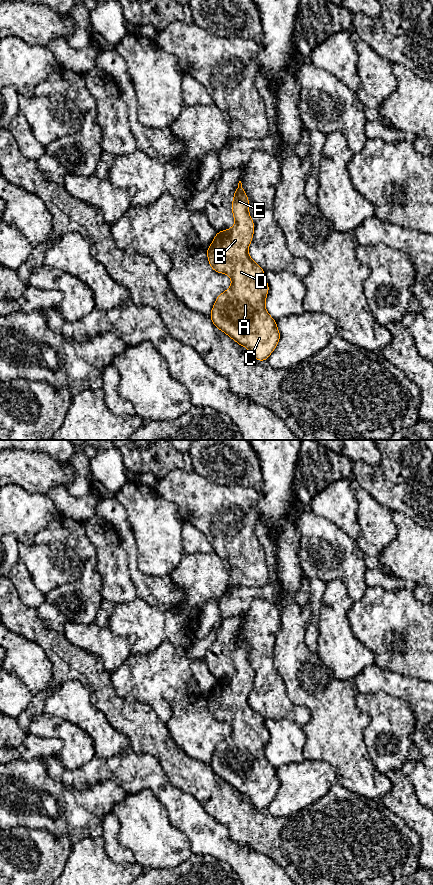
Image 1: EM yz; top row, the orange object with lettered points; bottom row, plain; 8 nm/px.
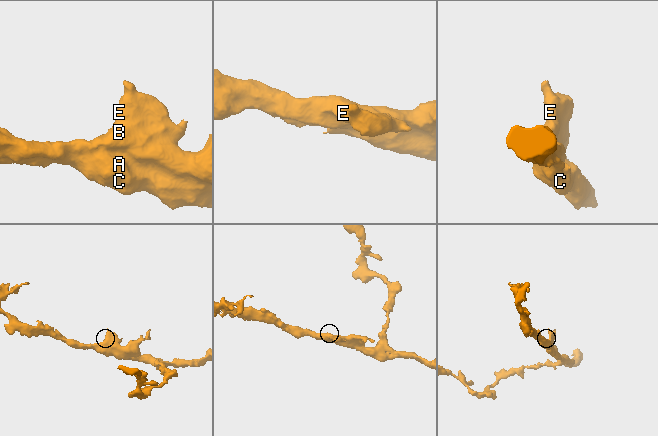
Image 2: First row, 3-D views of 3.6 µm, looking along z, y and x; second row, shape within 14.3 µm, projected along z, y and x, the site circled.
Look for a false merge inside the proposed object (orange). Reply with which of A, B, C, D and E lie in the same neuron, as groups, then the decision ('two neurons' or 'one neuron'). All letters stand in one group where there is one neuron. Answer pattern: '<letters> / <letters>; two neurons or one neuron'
A B C D E; one neuron

